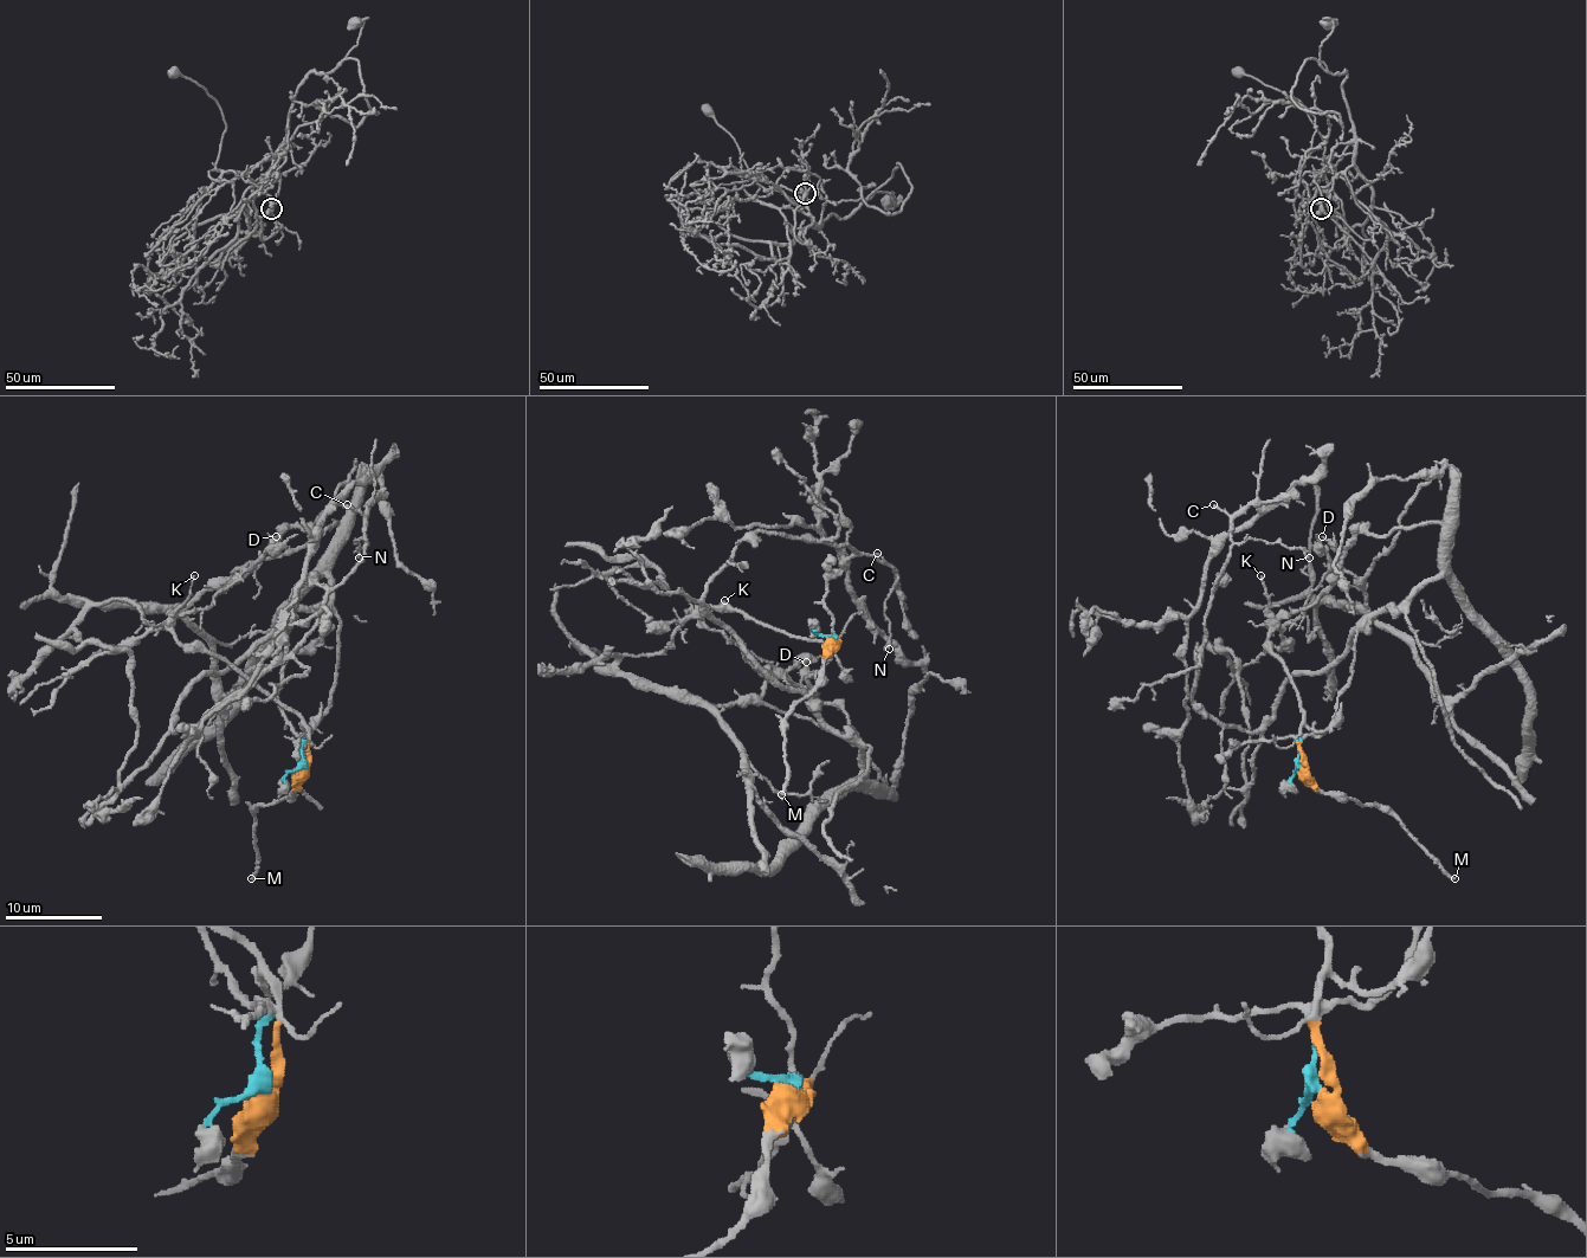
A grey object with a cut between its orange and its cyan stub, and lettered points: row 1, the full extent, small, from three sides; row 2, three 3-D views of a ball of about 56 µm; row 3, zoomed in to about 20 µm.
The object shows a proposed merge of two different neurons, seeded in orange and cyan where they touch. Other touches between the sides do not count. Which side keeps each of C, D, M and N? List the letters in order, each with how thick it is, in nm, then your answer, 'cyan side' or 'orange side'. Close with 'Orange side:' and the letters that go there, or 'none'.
C: 150 nm | cyan side
D: 190 nm | cyan side
M: 260 nm | orange side
N: 110 nm | cyan side
Orange side: M

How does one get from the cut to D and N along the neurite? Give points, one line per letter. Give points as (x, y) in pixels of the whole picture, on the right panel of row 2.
D: (1302, 767), (1353, 638), (1440, 573), (1440, 526), (1321, 536)
N: (1302, 767), (1355, 631), (1258, 728), (1192, 700), (1236, 543), (1309, 557)

